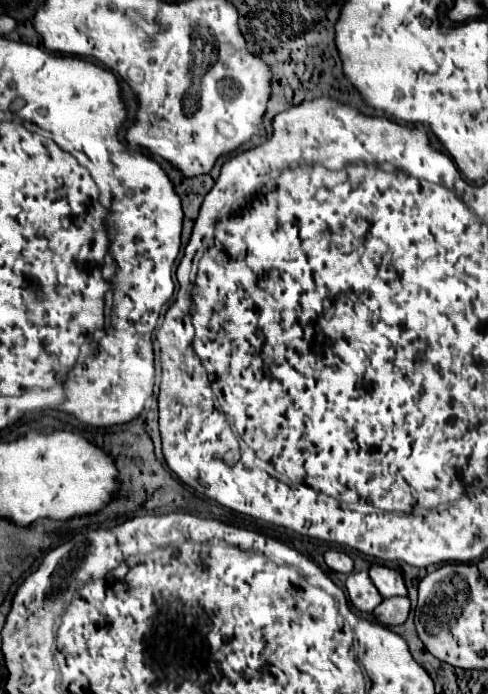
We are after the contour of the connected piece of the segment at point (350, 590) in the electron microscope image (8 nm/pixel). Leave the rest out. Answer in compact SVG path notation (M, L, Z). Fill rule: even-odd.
M366 571L348 575L348 579L346 579L346 593L348 593L350 603L362 613L374 611L374 607L380 605L380 601L382 601L378 589L374 587L374 583L370 581Z

